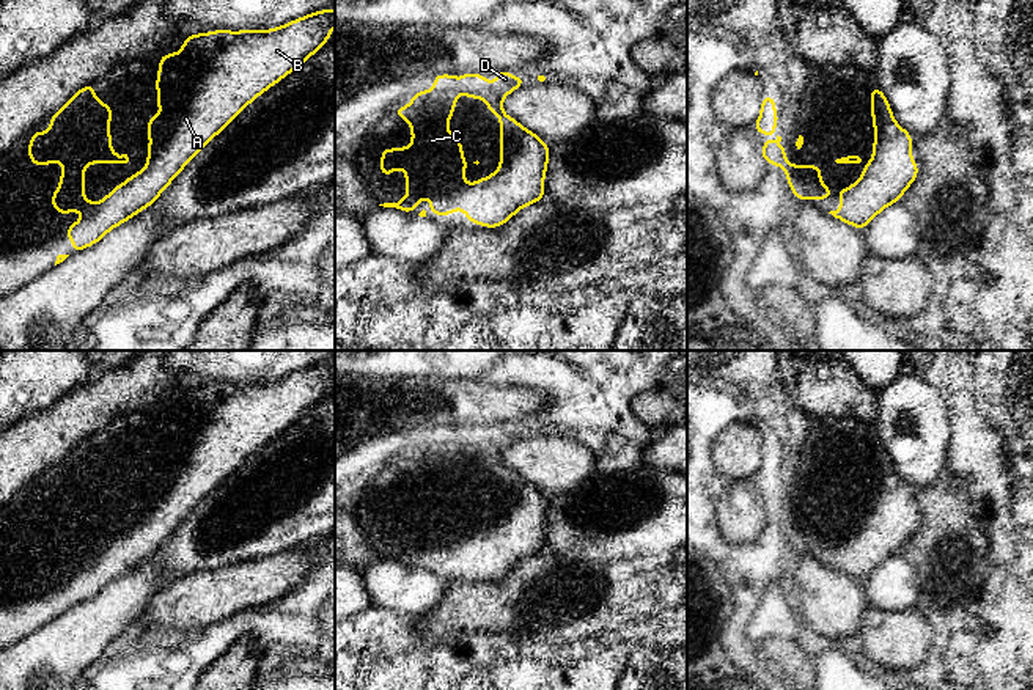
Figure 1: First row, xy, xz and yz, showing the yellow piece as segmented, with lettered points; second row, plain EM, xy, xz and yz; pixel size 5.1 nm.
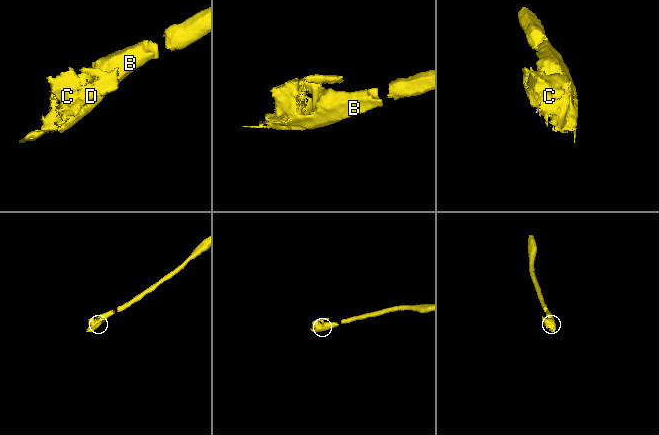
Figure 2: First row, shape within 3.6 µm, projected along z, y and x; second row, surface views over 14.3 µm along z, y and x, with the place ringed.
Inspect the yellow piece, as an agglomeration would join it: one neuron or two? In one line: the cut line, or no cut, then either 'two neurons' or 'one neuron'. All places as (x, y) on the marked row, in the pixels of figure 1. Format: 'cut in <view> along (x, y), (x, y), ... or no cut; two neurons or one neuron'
no cut; one neuron

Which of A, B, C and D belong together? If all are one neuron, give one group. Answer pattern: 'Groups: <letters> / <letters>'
Groups: A B C D

